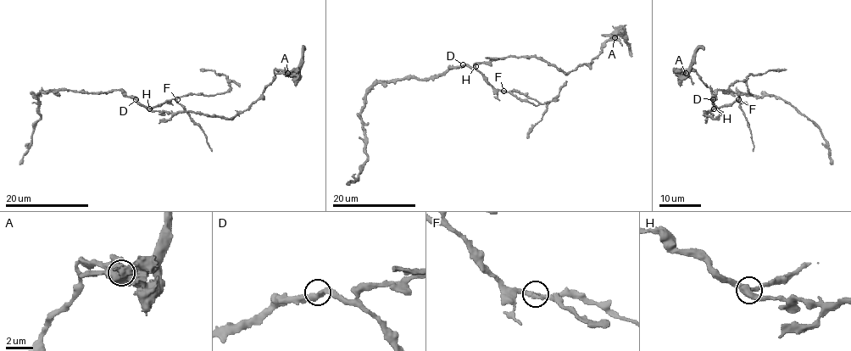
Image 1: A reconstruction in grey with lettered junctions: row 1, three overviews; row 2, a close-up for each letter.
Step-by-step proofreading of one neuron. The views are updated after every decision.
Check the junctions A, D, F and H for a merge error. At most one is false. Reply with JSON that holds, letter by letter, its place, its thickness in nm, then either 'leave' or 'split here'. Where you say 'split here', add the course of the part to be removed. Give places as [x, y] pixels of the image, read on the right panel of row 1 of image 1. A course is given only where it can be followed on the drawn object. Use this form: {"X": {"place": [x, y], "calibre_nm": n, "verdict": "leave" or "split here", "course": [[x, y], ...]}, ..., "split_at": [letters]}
{"A": {"place": [686, 73], "calibre_nm": 700, "verdict": "split here", "course": [[686, 73], [682, 73], [689, 67], [692, 55], [704, 47]]}, "D": {"place": [713, 99], "calibre_nm": 440, "verdict": "leave"}, "F": {"place": [738, 99], "calibre_nm": 260, "verdict": "leave"}, "H": {"place": [714, 108], "calibre_nm": 420, "verdict": "leave"}, "split_at": ["A"]}

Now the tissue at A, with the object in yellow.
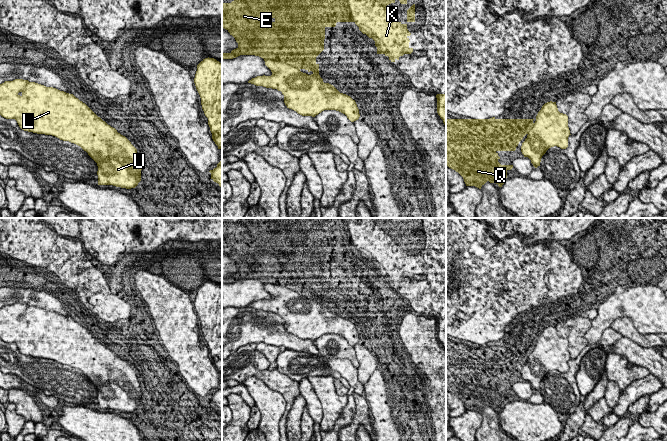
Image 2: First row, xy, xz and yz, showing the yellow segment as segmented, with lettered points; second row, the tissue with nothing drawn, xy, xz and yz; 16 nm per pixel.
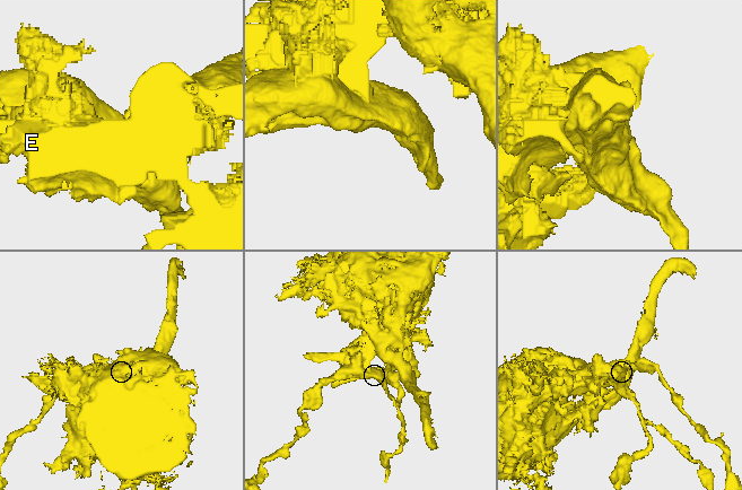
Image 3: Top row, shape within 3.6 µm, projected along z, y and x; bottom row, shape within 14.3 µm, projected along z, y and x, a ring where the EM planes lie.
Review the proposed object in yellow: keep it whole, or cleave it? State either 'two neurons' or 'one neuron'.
two neurons

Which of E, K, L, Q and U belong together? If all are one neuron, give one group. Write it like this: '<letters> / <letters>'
E K Q / L U

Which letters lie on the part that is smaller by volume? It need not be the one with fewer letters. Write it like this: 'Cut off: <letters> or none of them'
Cut off: L, U

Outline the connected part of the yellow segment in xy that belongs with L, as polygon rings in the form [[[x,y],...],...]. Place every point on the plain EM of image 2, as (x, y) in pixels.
[[[23,303],[5,305],[0,308],[0,339],[6,343],[15,343],[24,355],[52,359],[71,367],[76,367],[79,362],[87,374],[92,374],[97,368],[106,369],[100,375],[102,383],[96,386],[98,409],[131,413],[141,405],[142,393],[137,373],[118,356],[115,360],[91,360],[90,344],[101,342],[73,318]]]

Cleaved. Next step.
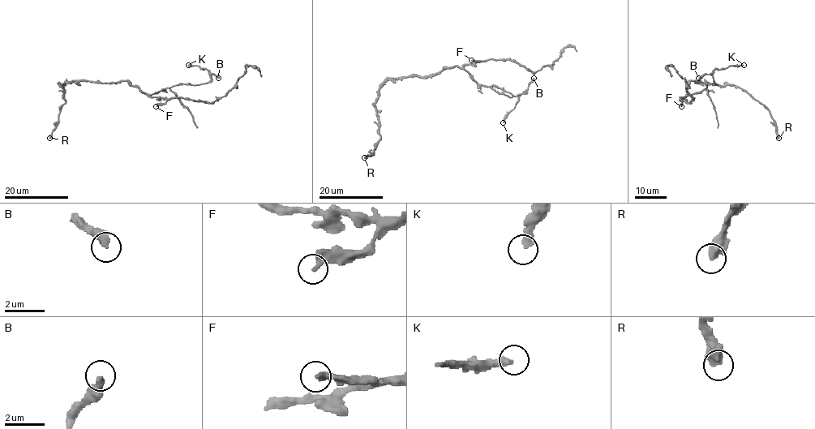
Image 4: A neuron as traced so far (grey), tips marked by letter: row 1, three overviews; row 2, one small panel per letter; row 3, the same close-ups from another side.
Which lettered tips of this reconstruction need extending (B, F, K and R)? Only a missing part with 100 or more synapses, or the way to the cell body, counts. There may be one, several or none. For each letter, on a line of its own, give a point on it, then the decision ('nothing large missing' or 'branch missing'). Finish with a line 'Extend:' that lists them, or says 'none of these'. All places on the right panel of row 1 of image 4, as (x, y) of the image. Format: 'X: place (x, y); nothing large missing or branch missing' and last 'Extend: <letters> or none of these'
B: place (698, 78); nothing large missing
F: place (681, 106); nothing large missing
K: place (744, 65); nothing large missing
R: place (778, 138); branch missing
Extend: R

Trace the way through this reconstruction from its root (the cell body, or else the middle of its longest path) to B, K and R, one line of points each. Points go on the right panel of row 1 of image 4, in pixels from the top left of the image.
B: (690, 82), (687, 90), (690, 94), (697, 93), (708, 83), (716, 84), (709, 75), (703, 75), (698, 78)
K: (690, 82), (687, 91), (690, 94), (697, 93), (708, 83), (716, 84), (713, 79), (715, 69), (744, 65)
R: (690, 82), (700, 80), (720, 85), (735, 85), (744, 89), (767, 109), (778, 138)

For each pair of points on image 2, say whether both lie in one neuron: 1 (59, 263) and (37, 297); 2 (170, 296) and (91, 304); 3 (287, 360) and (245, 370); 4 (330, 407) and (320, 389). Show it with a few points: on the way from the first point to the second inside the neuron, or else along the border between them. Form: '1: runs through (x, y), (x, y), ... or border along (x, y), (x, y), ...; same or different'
1: border along (18, 286), (45, 290), (52, 293), (61, 303); different
2: border along (132, 280), (151, 321); different
3: border along (277, 368), (297, 381); different
4: runs through (330, 403), (330, 400), (324, 393); same

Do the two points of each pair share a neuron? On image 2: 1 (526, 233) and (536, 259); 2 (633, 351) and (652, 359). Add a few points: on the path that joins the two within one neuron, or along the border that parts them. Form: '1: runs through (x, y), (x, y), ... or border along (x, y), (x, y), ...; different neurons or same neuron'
1: border along (508, 235), (527, 245), (553, 243); different neurons
2: runs through (638, 355), (647, 357); same neuron

